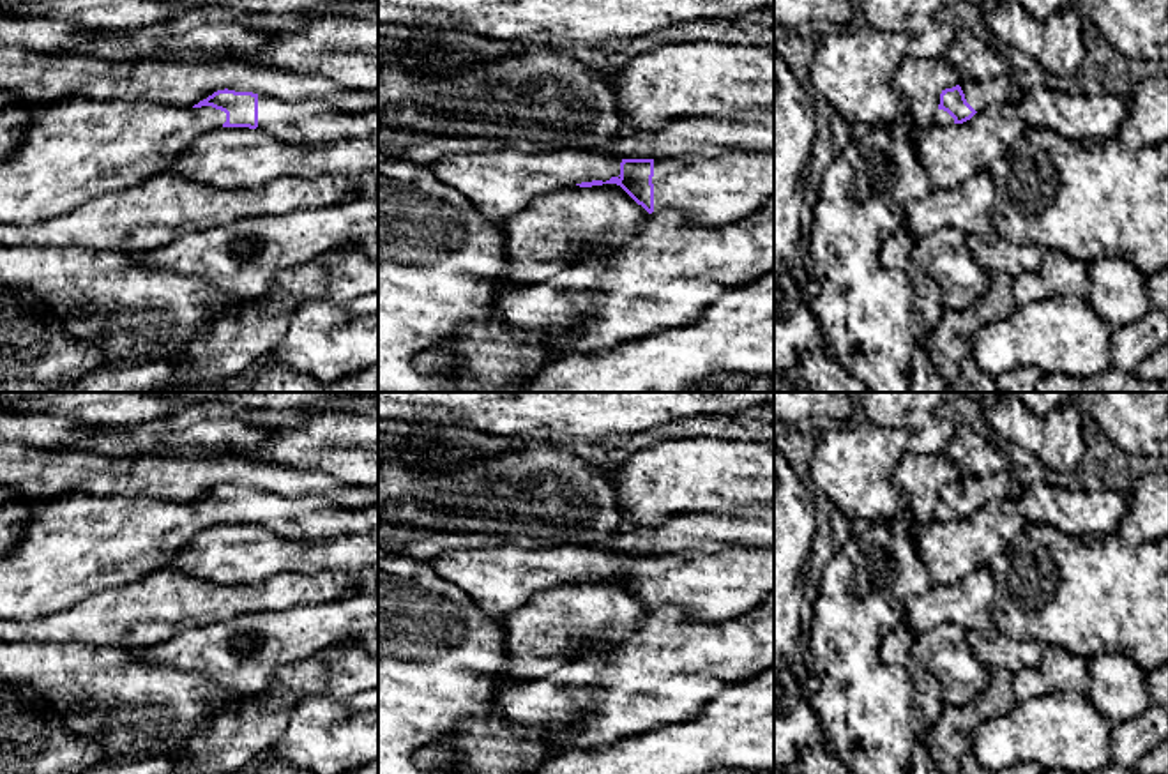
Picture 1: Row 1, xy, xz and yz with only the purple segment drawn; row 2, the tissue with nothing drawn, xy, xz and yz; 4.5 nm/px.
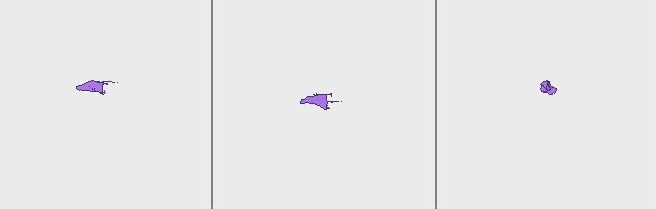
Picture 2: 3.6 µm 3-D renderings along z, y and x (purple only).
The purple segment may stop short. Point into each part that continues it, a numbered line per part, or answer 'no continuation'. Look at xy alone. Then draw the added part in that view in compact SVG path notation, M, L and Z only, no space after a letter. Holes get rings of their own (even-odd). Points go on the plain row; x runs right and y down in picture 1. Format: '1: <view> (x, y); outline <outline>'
1: xy (311, 518); outline M260 489L258 525L297 543L378 535L378 504L352 509L318 495L286 498Z
2: xy (76, 545); outline M83 493L42 502L23 539L0 555L0 618L34 622L90 596L136 583L170 565L194 534L224 518L226 509L212 502L171 504Z

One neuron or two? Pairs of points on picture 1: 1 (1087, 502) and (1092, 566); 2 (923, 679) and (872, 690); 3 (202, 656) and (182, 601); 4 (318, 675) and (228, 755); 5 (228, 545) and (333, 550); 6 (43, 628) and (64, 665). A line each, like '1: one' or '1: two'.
1: two
2: two
3: two
4: one
5: one
6: two

